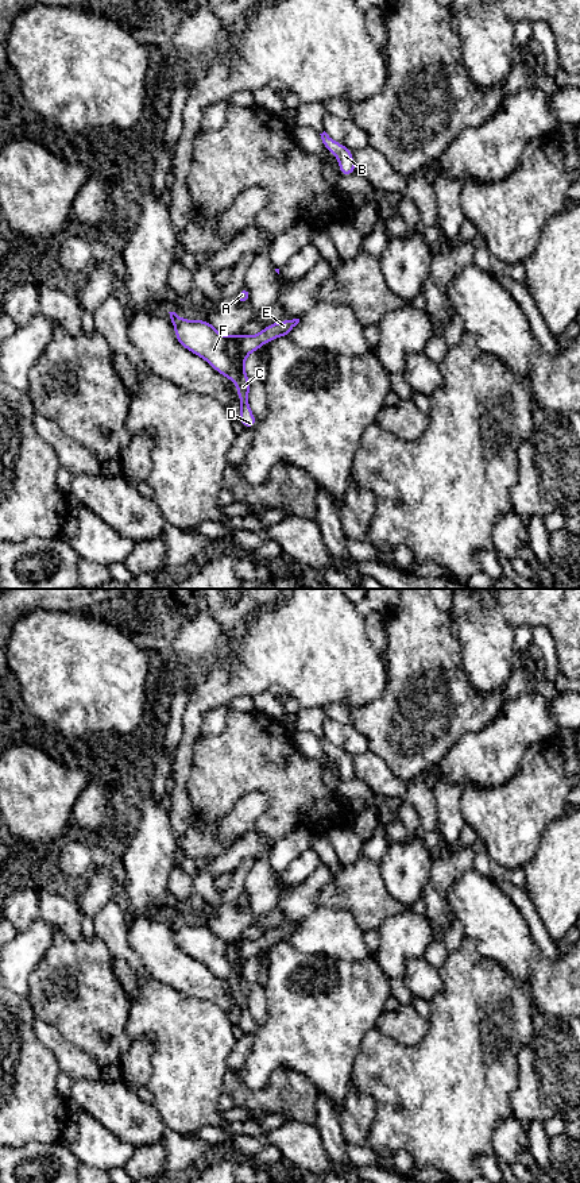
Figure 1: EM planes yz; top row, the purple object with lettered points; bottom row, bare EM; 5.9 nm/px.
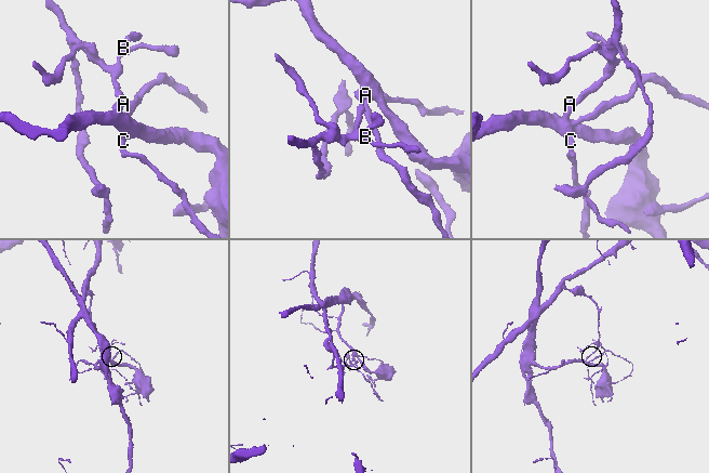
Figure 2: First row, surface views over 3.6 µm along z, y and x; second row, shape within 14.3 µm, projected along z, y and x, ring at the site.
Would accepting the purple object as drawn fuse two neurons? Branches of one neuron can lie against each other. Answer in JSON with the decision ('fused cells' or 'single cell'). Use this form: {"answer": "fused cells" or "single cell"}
{"answer": "fused cells"}

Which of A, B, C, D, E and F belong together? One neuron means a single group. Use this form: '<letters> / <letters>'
A B C D / E F

